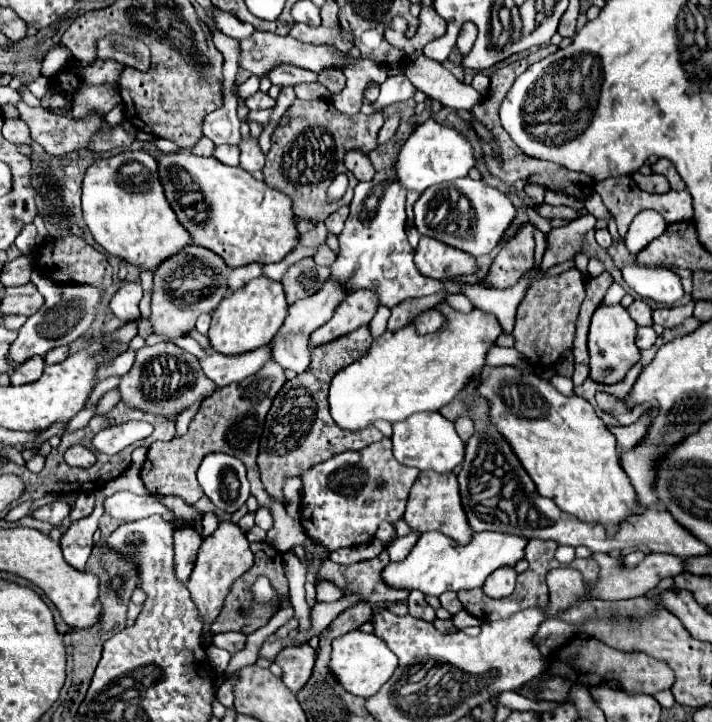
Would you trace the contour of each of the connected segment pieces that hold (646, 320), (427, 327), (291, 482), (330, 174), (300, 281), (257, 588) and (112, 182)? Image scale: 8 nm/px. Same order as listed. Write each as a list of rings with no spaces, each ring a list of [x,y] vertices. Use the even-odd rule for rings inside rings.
[[[635,300],[631,306],[629,306],[629,316],[639,324],[639,326],[653,326],[653,320],[651,320],[651,308],[643,302],[643,300]]]
[[[427,310],[427,312],[423,312],[421,316],[417,316],[415,320],[413,320],[413,324],[417,326],[417,330],[419,332],[435,332],[435,330],[439,330],[441,328],[441,324],[443,324],[443,316],[437,312],[437,310]]]
[[[287,478],[285,482],[285,500],[297,502],[301,498],[301,480],[299,478]]]
[[[295,100],[289,106],[289,122],[279,126],[271,136],[271,150],[265,154],[263,166],[263,180],[275,190],[285,192],[293,200],[295,216],[301,220],[317,220],[323,222],[329,214],[339,210],[343,204],[349,204],[353,198],[353,188],[357,180],[345,168],[343,156],[345,152],[359,148],[365,154],[377,148],[377,132],[383,126],[383,114],[355,114],[347,116],[341,114],[331,102],[327,100],[311,100],[301,102]],[[337,174],[349,176],[349,190],[343,200],[337,204],[327,204],[327,188]]]
[[[303,258],[287,268],[287,272],[281,278],[281,284],[285,288],[287,304],[295,304],[297,300],[311,296],[313,292],[319,292],[321,286],[329,278],[329,268],[317,266],[313,258]]]
[[[257,578],[257,582],[253,584],[253,596],[257,602],[269,602],[275,596],[275,590],[271,588],[267,578]]]
[[[145,150],[121,152],[89,166],[83,180],[83,218],[103,250],[139,270],[155,272],[163,260],[191,244],[189,232],[179,224],[165,198],[157,176],[157,160]],[[145,178],[149,178],[145,188],[135,186],[135,182],[145,182]]]

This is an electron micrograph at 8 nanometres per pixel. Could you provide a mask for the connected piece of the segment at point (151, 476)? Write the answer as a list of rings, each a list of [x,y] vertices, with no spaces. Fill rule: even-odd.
[[[275,362],[265,364],[257,374],[245,378],[243,382],[229,384],[225,388],[217,388],[213,396],[205,398],[197,416],[191,420],[189,430],[185,436],[175,436],[169,442],[153,442],[147,450],[147,460],[141,468],[141,480],[149,494],[153,496],[179,496],[187,504],[195,504],[205,492],[197,482],[197,468],[203,460],[203,456],[213,452],[225,452],[235,458],[239,458],[247,468],[247,478],[251,482],[251,494],[257,498],[259,506],[269,506],[271,514],[275,518],[275,526],[267,532],[267,542],[273,544],[279,552],[285,552],[295,546],[303,546],[307,536],[299,524],[297,518],[291,518],[283,504],[273,500],[261,480],[259,480],[259,468],[257,468],[257,450],[259,450],[259,438],[263,432],[265,416],[271,408],[271,402],[275,400],[281,386],[287,382],[287,376],[281,366]]]

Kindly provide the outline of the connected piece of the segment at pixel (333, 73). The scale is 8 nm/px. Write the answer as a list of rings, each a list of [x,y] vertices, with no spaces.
[[[329,68],[329,70],[323,70],[319,74],[319,84],[323,84],[331,94],[337,94],[345,88],[345,76],[341,70]]]

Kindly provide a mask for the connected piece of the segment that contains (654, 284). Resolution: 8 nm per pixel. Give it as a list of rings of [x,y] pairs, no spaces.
[[[625,266],[621,272],[623,272],[625,284],[633,288],[641,298],[673,304],[685,294],[681,288],[679,276],[665,268]]]

